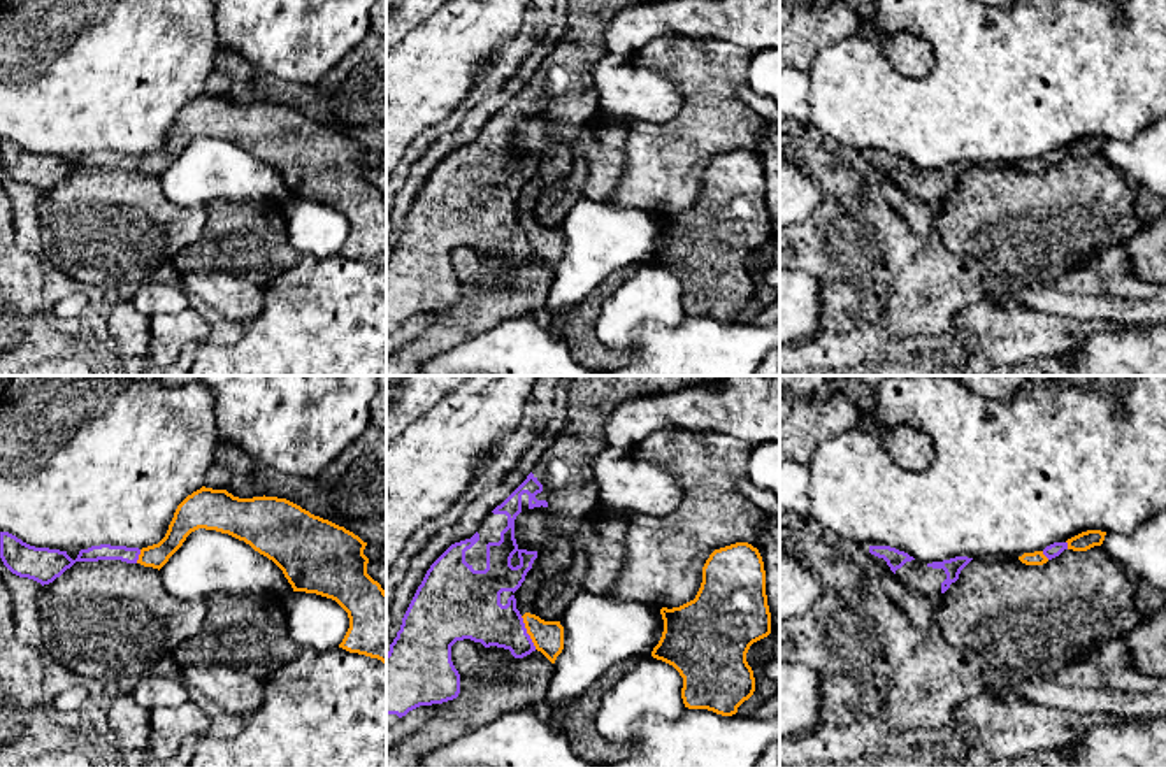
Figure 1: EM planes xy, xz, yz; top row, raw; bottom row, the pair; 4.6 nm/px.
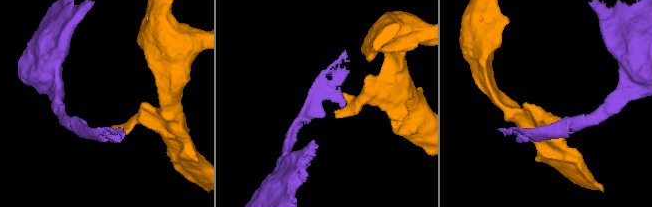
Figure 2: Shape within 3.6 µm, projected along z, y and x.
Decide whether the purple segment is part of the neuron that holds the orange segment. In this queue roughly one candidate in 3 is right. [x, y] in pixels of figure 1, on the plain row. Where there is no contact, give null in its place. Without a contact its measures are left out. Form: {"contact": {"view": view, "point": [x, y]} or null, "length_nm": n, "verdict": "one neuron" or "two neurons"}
{"contact": {"view": "xz", "point": [527, 239]}, "length_nm": 170, "verdict": "two neurons"}

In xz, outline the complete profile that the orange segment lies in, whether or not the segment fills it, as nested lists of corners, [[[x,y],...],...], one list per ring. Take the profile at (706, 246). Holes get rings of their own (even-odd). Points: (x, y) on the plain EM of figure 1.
[[[736,149],[715,156],[702,174],[702,190],[694,207],[662,214],[664,239],[651,263],[673,272],[683,284],[681,305],[688,316],[708,316],[732,323],[755,298],[746,269],[750,253],[771,240],[766,177],[757,154]]]

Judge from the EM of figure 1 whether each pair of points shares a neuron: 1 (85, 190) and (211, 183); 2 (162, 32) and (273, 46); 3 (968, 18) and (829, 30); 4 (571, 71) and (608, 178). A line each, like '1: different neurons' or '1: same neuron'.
1: different neurons
2: different neurons
3: different neurons
4: different neurons

